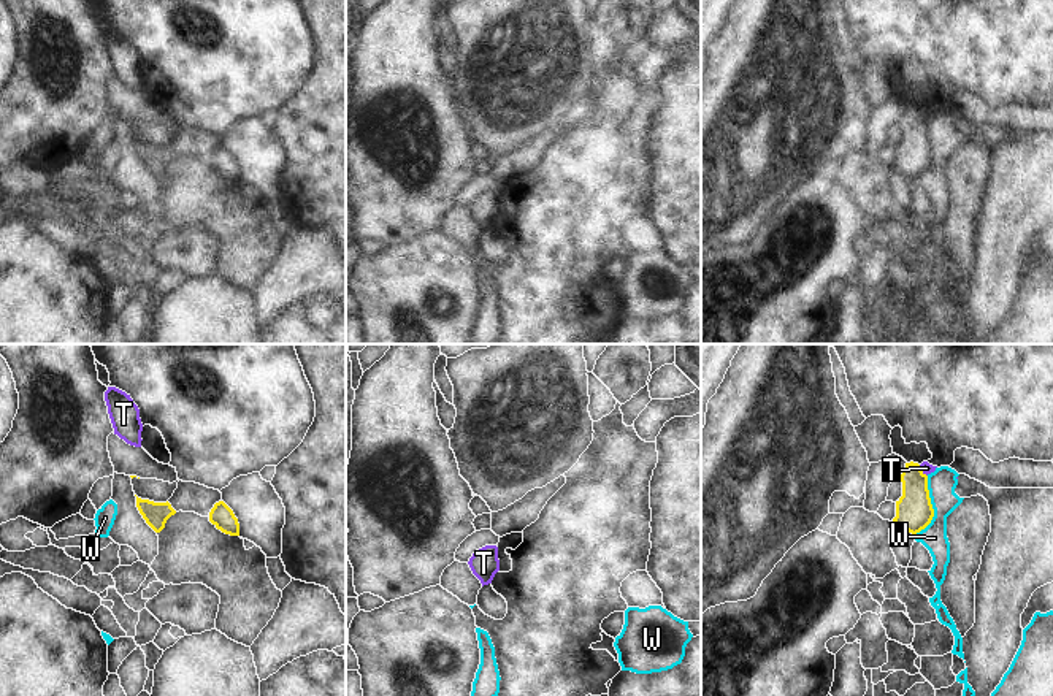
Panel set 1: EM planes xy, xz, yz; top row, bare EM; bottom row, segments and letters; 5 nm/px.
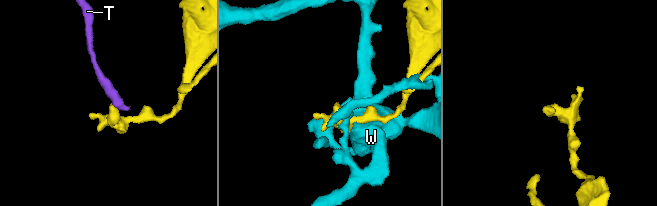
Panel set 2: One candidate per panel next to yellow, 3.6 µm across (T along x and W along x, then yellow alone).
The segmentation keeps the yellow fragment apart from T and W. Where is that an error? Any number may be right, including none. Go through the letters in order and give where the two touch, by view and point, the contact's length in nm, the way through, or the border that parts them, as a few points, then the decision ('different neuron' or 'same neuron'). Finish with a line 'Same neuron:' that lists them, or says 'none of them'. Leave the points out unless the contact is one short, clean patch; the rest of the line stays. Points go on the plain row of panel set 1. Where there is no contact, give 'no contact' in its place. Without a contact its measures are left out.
T: contact yz (922, 116); length 80 nm; border yz (918, 110), (926, 121); different neuron
W: contact yz (931, 151); length 320 nm; different neuron
Same neuron: none of them

